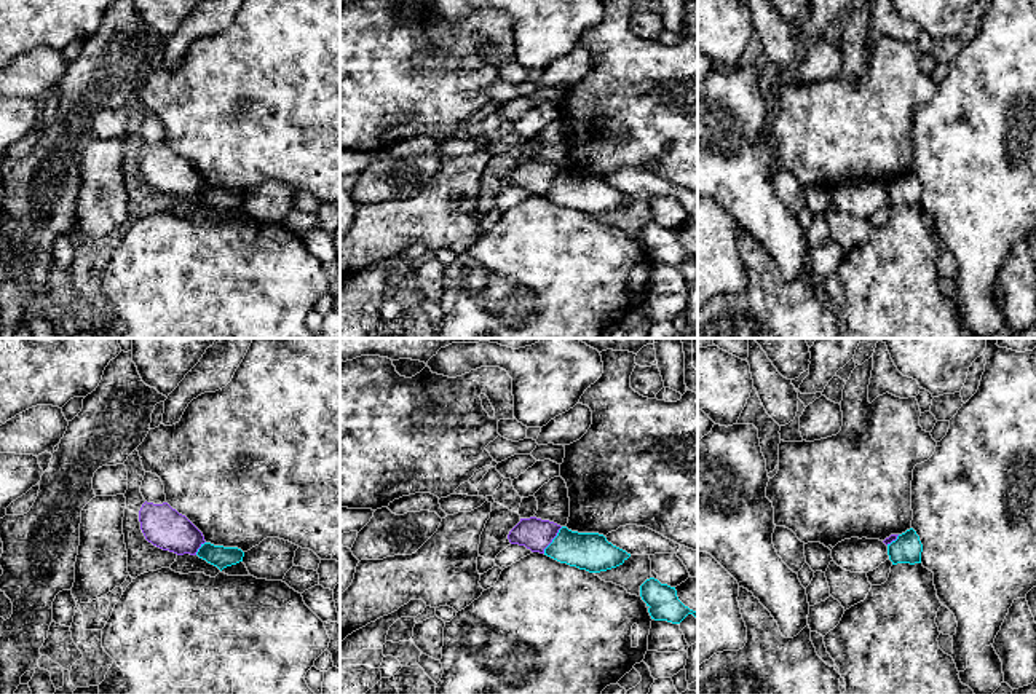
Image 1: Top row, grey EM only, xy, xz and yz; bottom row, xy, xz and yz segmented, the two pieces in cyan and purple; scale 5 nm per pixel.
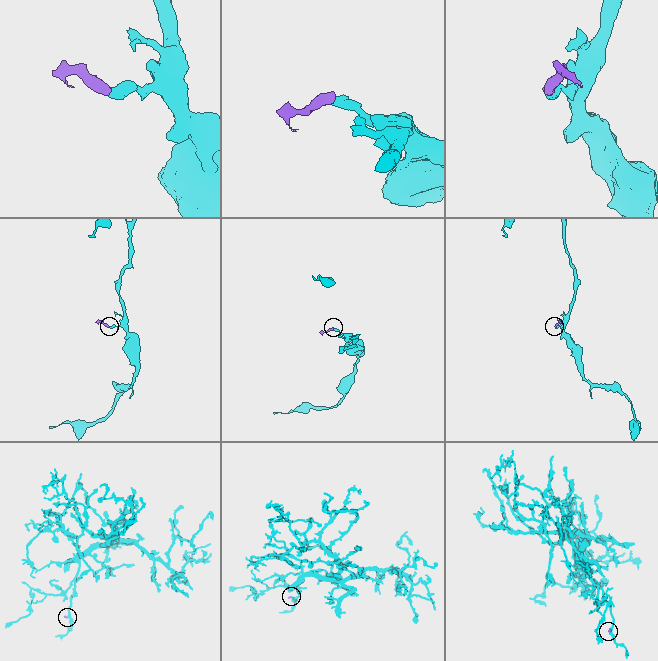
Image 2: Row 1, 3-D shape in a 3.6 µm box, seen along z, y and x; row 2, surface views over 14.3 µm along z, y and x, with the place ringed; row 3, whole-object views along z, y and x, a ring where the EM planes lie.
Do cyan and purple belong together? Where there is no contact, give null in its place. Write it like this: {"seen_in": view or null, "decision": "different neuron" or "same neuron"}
{"seen_in": "xz", "decision": "different neuron"}

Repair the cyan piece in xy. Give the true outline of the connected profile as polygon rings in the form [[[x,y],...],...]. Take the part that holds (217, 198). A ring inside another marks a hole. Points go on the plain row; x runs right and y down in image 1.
[[[204,185],[198,191],[196,198],[222,214],[227,209],[243,204],[244,195],[238,190],[223,190]]]

